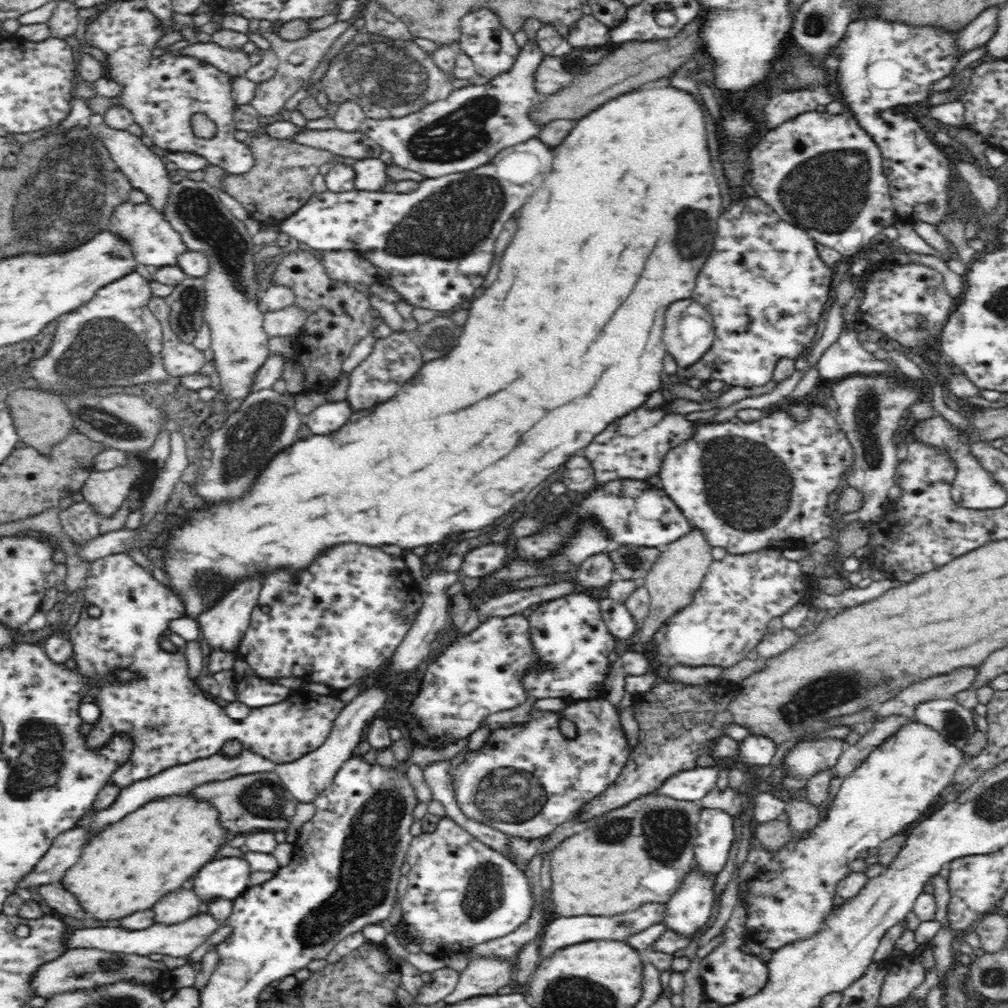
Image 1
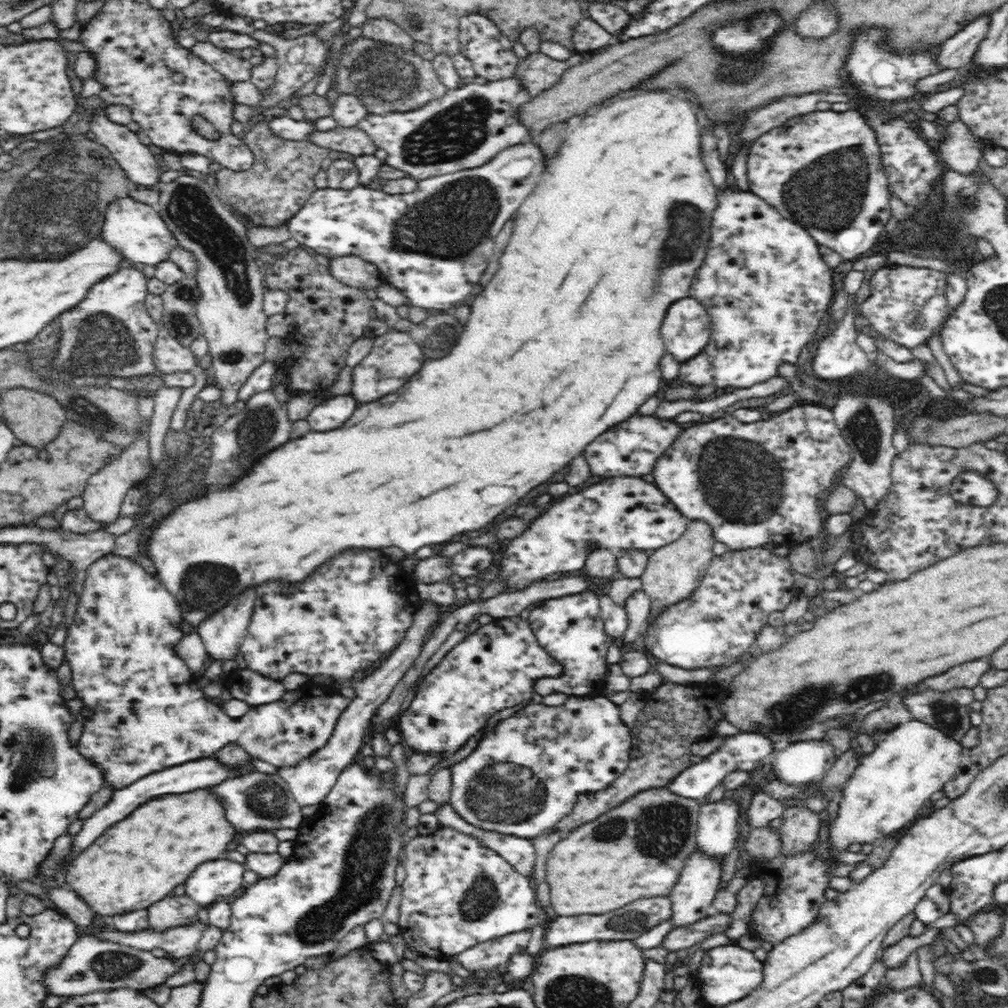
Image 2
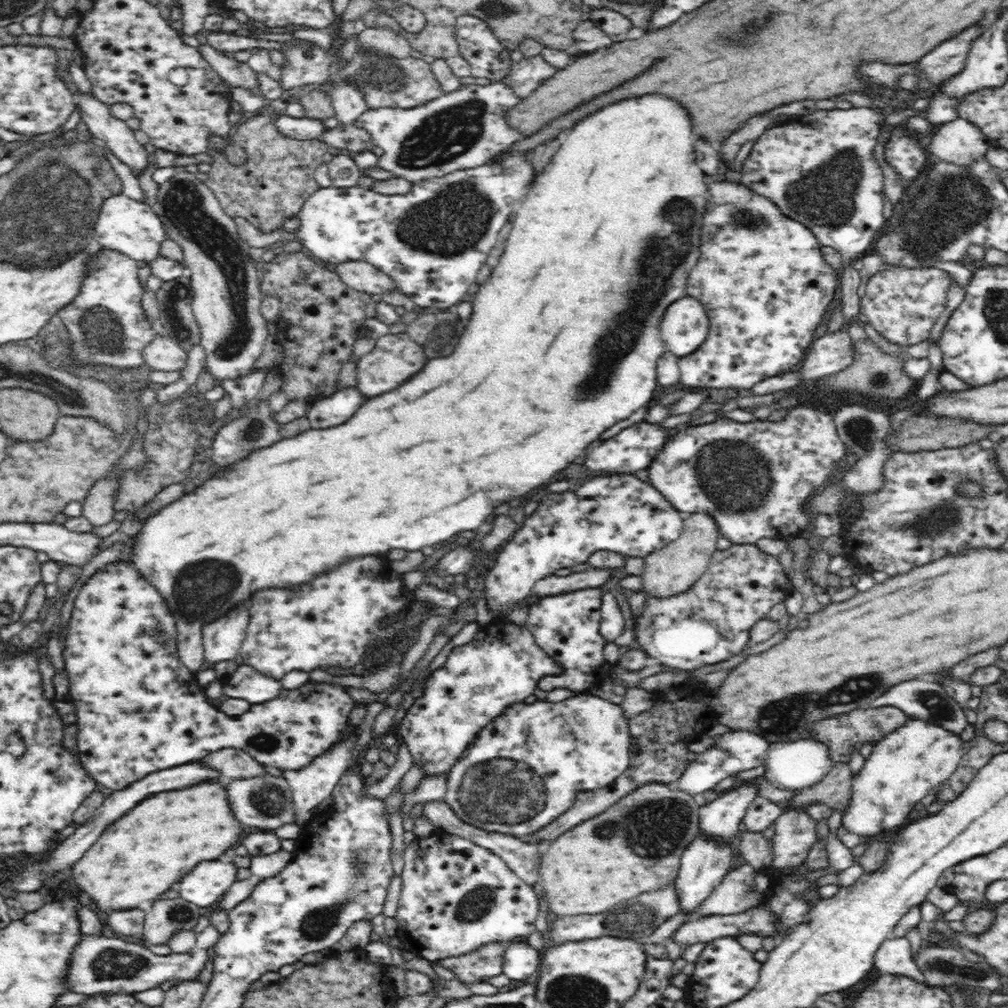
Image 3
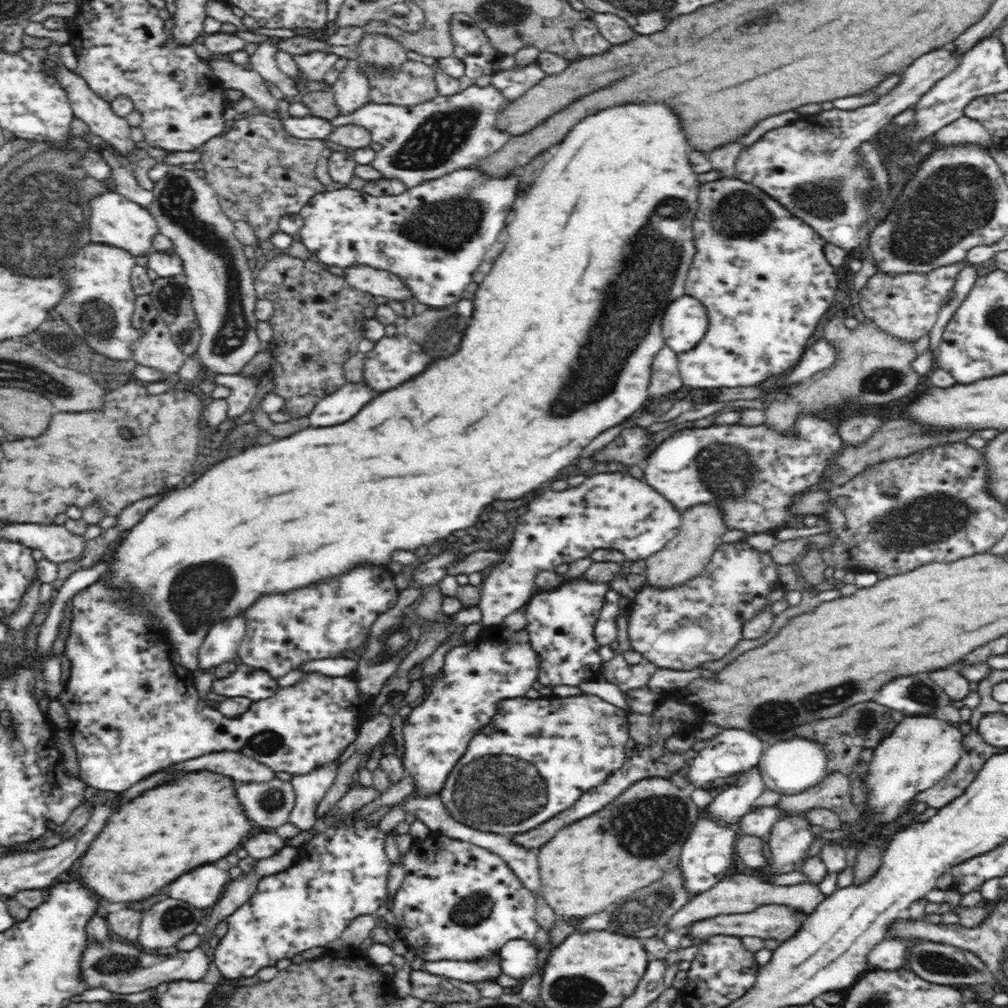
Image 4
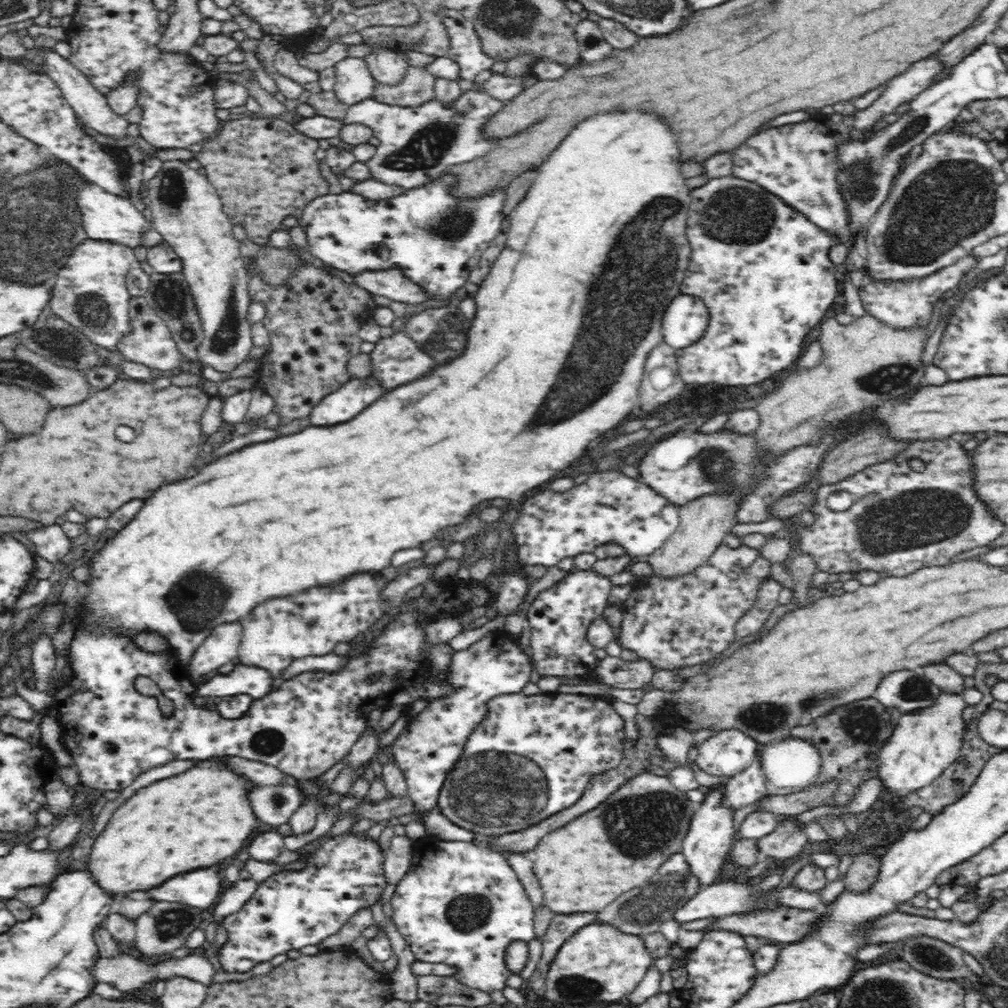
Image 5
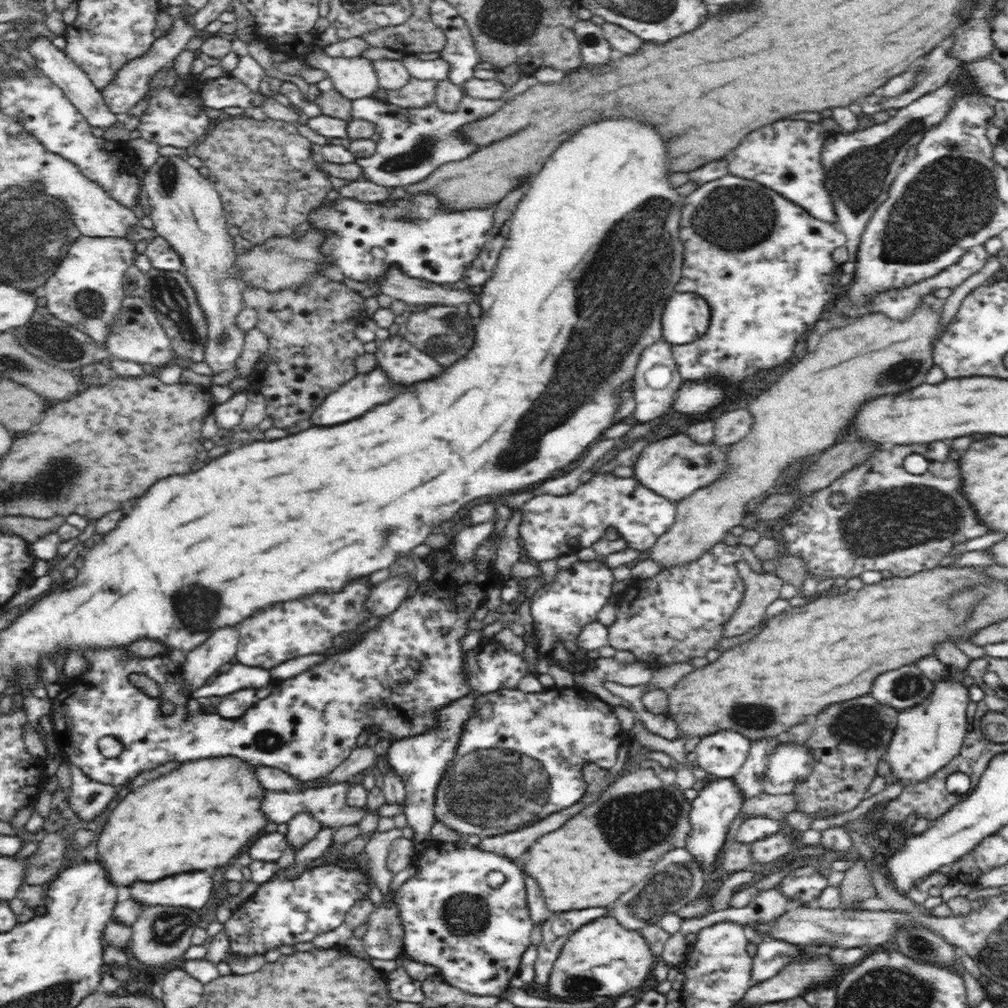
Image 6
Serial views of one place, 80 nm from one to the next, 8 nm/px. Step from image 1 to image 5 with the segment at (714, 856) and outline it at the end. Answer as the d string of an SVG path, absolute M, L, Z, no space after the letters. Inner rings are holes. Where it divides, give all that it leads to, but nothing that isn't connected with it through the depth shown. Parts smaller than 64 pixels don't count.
M759 747L754 761L746 766L742 772L725 780L726 806L731 806L734 810L738 810L741 806L754 804L758 798L768 795L761 765L763 747Z

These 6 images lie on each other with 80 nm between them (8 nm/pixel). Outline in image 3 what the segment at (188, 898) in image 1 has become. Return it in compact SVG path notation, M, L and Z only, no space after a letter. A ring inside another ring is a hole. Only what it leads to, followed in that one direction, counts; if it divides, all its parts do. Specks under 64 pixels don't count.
M182 898L158 900L146 912L142 930L144 945L168 944L178 931L193 930L202 916L202 907Z

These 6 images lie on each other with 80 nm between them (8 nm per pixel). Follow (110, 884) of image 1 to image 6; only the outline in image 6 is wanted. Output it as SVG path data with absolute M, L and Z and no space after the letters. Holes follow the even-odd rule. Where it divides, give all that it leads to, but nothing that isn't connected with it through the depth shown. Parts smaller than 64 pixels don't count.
M208 758L186 762L182 768L150 780L142 788L134 788L112 810L102 834L98 836L97 849L100 862L106 866L110 880L118 886L130 886L130 882L156 882L180 872L220 868L228 864L238 850L242 850L250 838L254 838L268 820L260 814L260 798L264 788L260 786L254 766L240 758Z

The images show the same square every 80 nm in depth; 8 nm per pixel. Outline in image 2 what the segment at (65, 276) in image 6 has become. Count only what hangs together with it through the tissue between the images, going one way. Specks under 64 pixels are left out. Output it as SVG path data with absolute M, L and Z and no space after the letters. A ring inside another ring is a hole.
M124 258L123 264L119 266L119 272L113 273L108 282L100 282L100 286L92 285L92 294L87 294L88 298L84 298L78 305L72 306L66 313L58 316L62 337L54 364L60 372L66 372L70 376L114 374L128 378L128 376L144 376L157 369L152 363L152 349L158 339L159 327L146 310L145 300L149 293L146 281L142 272L134 268L134 263Z

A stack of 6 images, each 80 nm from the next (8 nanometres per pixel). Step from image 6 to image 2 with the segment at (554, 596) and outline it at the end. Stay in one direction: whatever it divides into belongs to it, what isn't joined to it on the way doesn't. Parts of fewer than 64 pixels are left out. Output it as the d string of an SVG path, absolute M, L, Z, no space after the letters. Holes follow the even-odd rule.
M586 590L544 600L530 609L527 621L538 644L562 666L560 675L540 678L533 683L534 693L543 697L549 694L566 694L568 698L593 698L605 694L605 677L609 666L606 651L614 644L615 639L604 632L598 594Z

